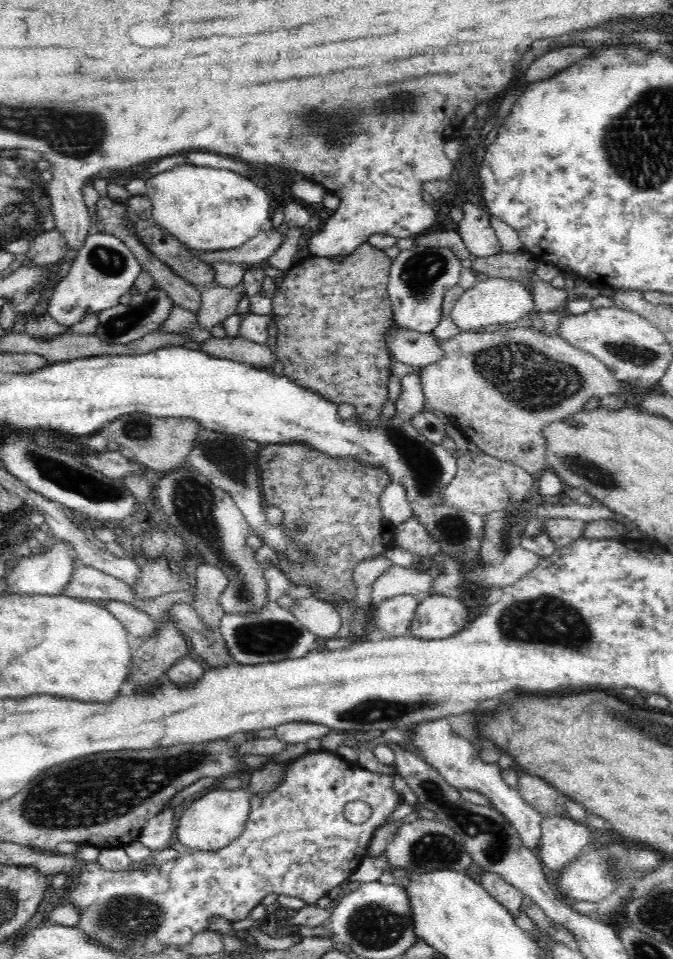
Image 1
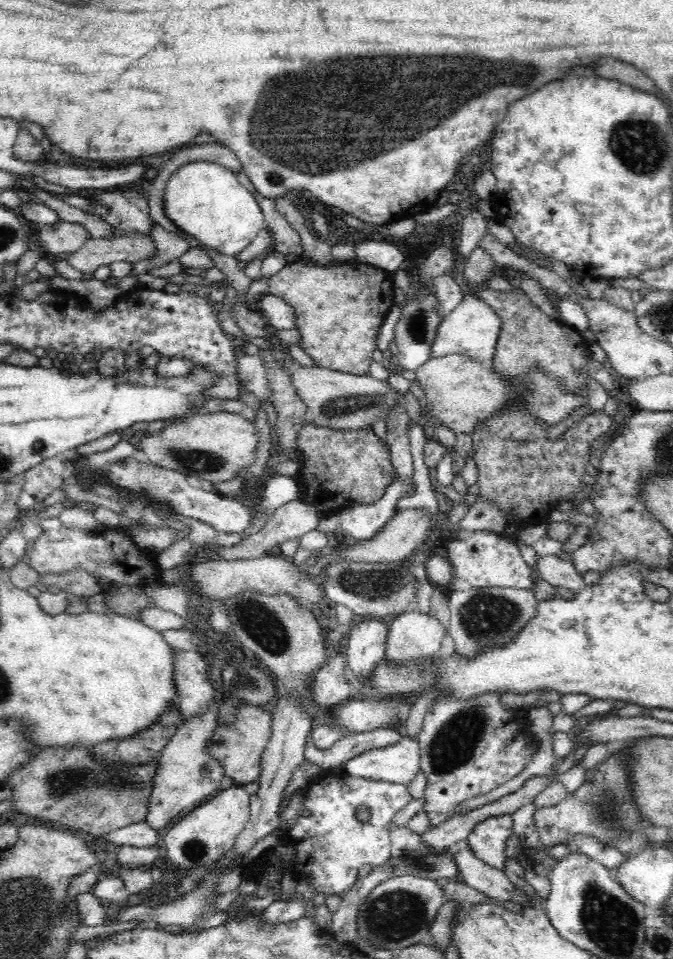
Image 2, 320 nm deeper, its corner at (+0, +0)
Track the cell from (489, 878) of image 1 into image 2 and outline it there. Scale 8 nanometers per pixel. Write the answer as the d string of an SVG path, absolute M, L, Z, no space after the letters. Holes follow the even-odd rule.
M513 814L492 816L480 822L468 836L472 853L486 865L504 871L508 839L513 836Z

